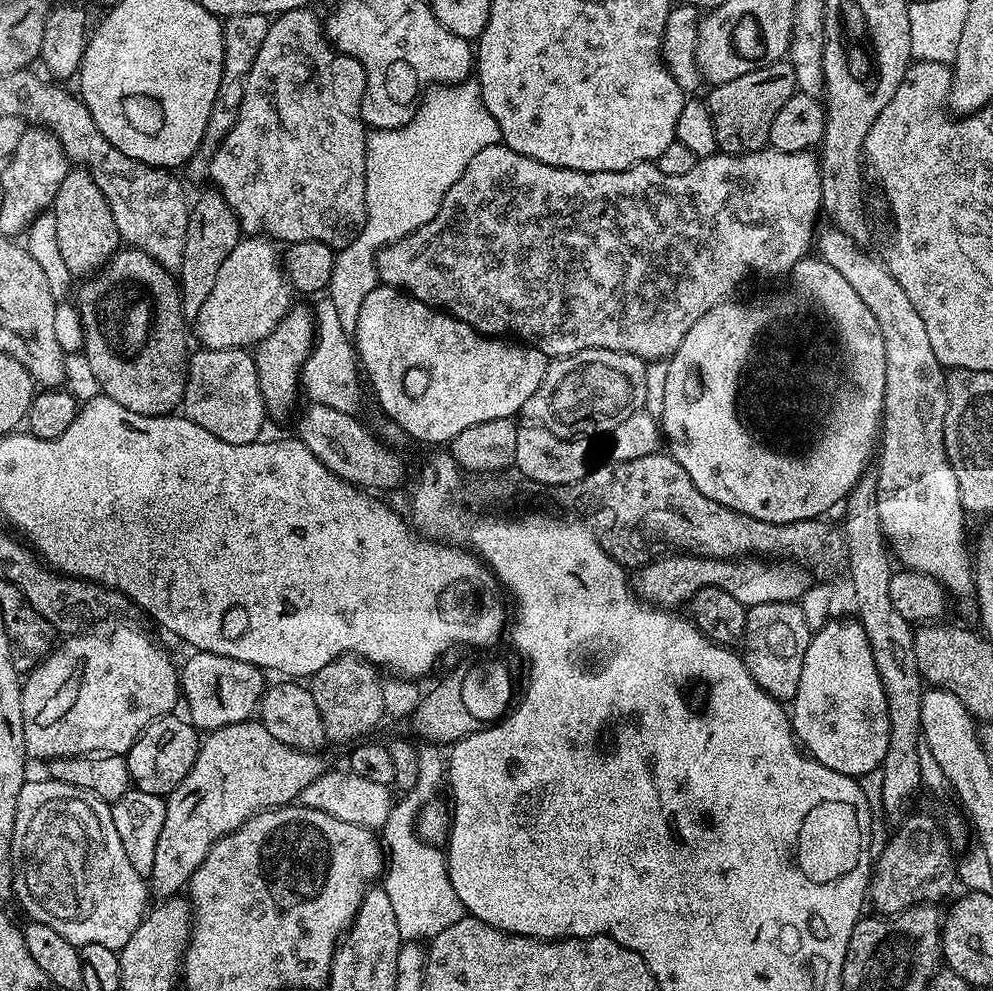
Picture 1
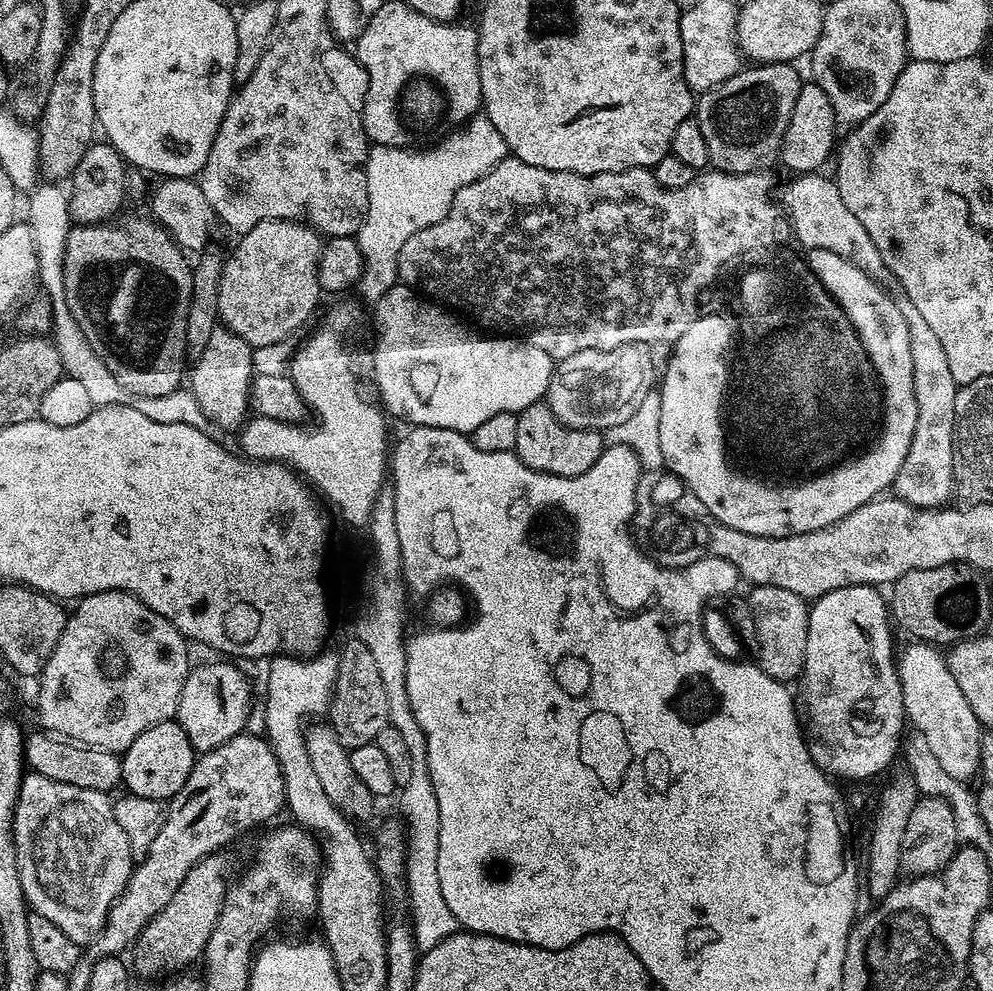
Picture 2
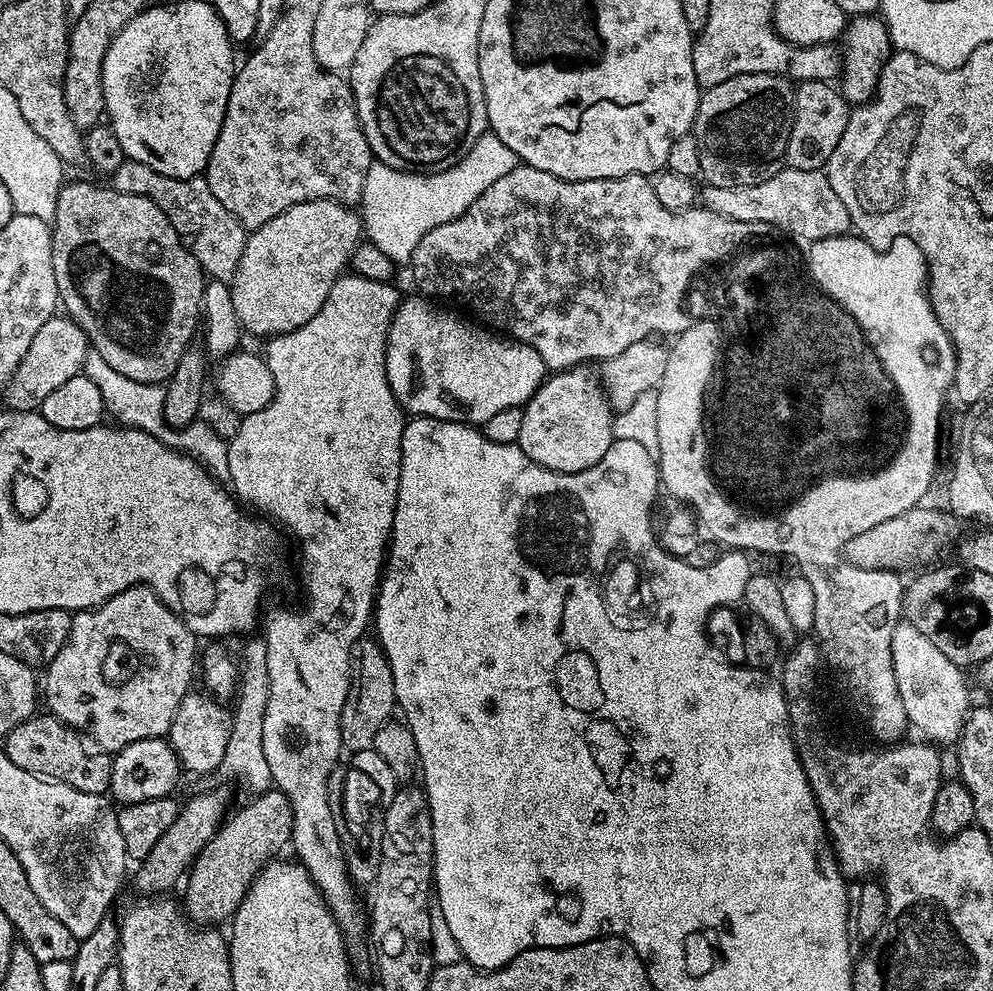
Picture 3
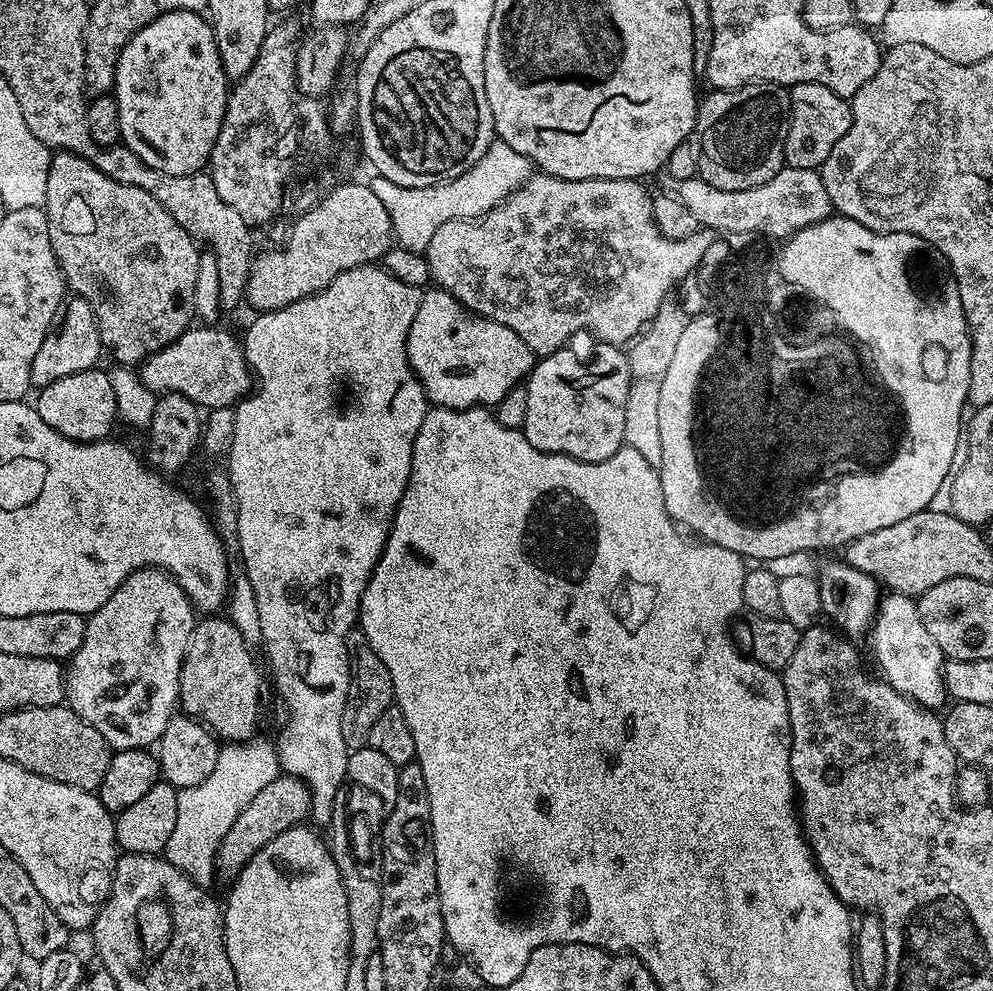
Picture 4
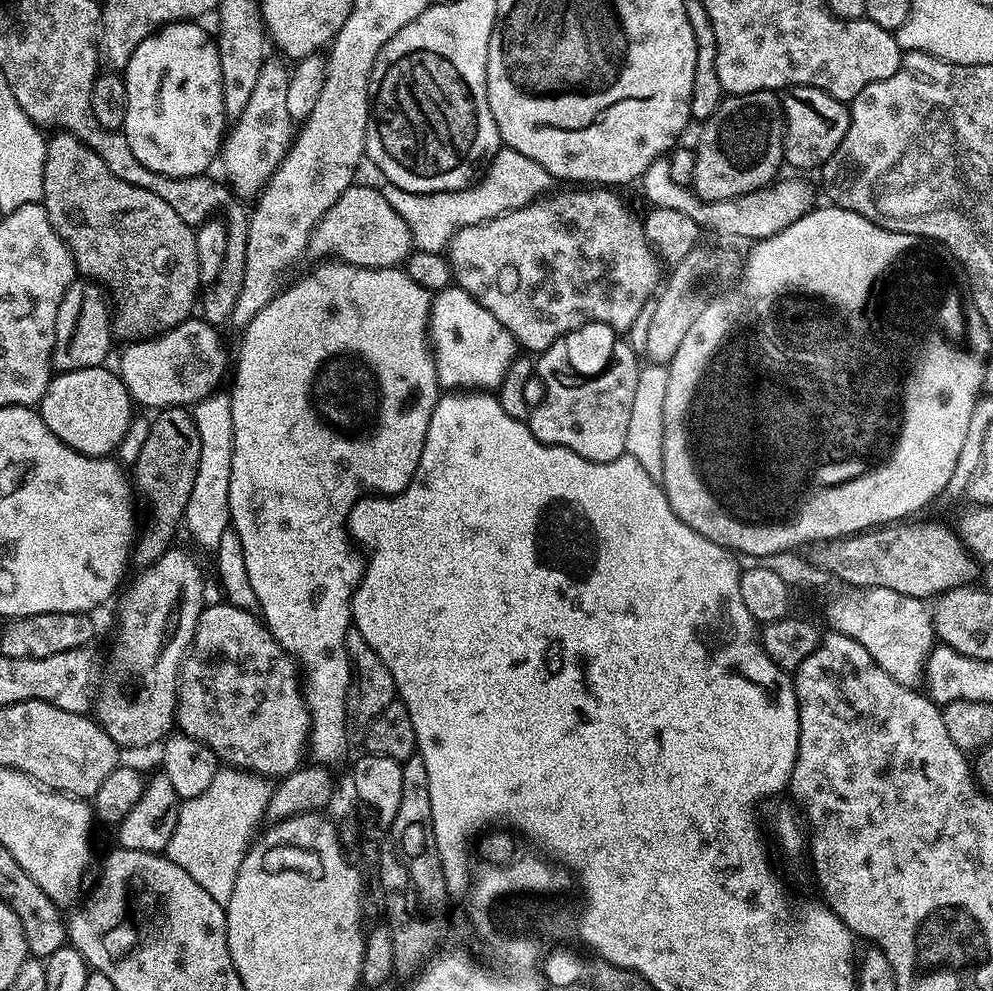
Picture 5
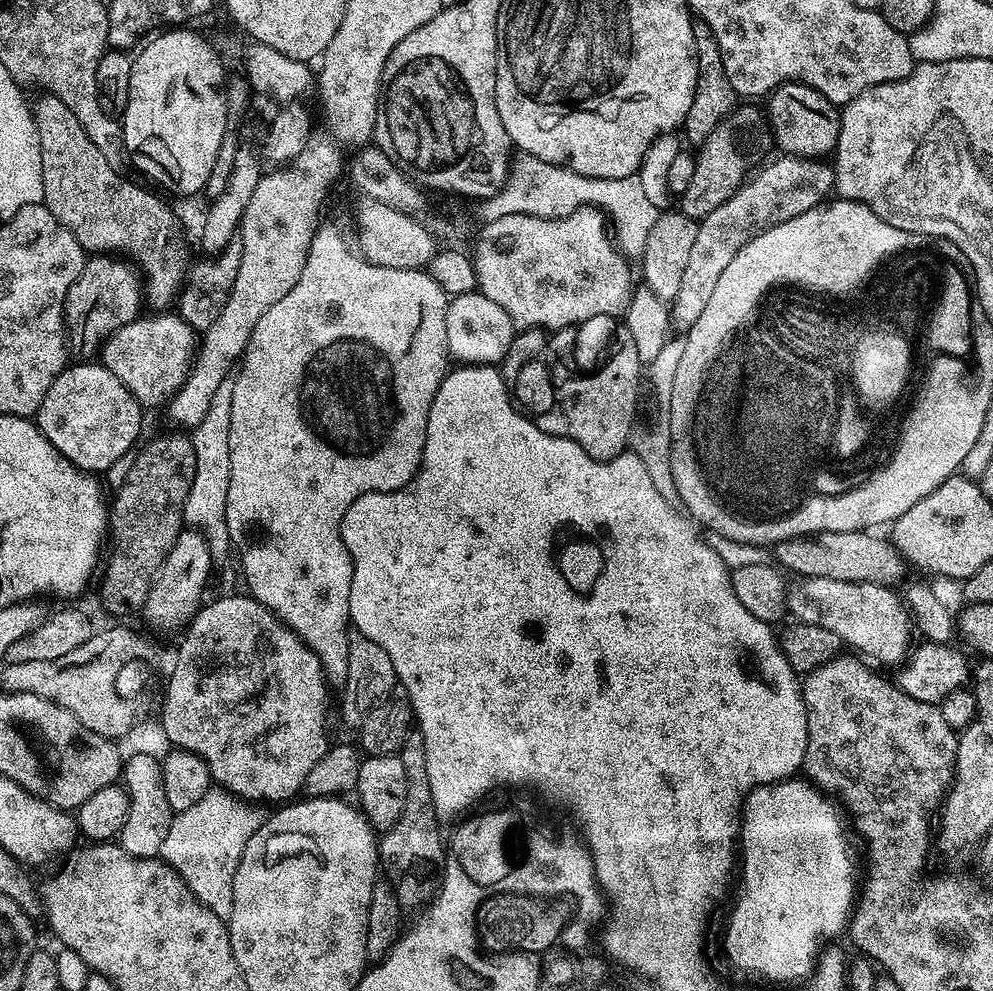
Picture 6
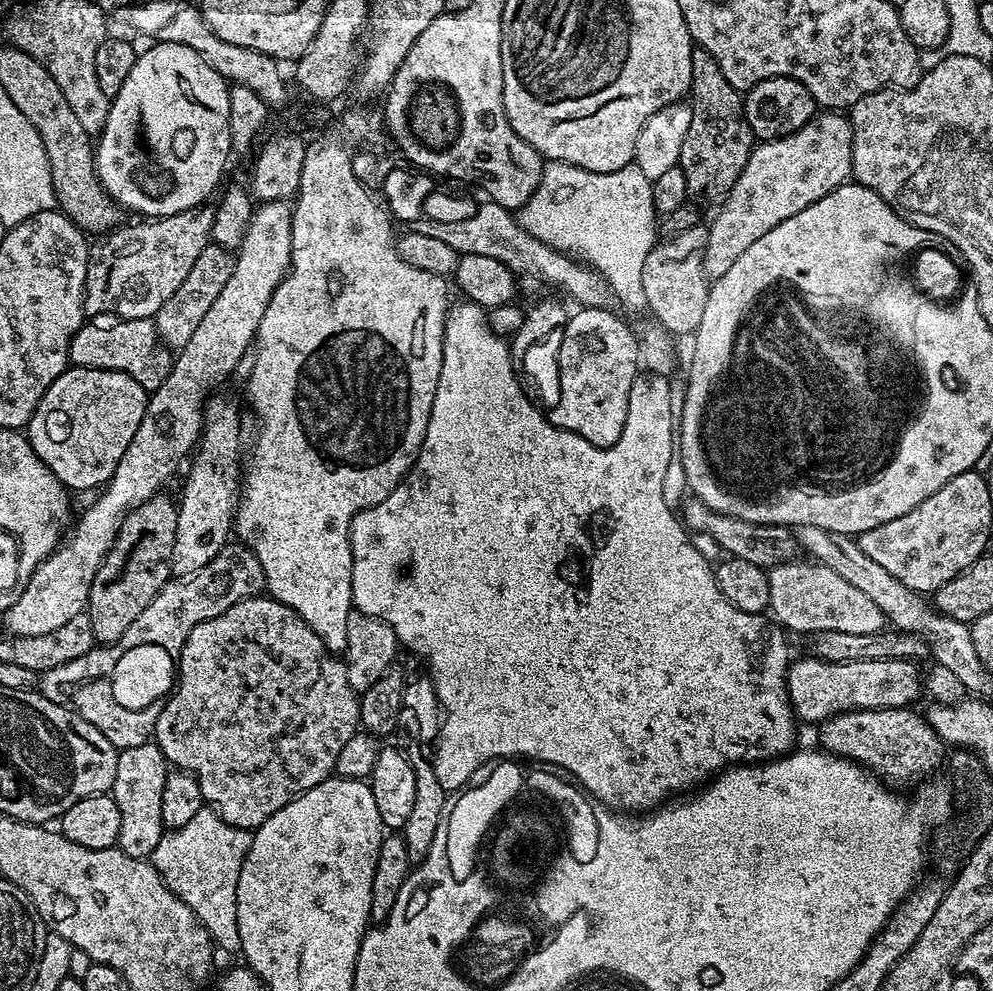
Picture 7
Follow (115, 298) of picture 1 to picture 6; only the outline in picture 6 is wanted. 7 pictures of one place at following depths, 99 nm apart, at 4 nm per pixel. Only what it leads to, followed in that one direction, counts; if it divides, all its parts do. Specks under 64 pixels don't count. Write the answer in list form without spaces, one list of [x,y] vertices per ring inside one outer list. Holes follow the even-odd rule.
[[[40,94],[31,110],[42,150],[42,203],[78,238],[85,253],[118,254],[123,249],[129,257],[134,256],[146,277],[147,299],[152,299],[157,309],[167,309],[167,304],[177,299],[190,267],[175,214],[154,193],[116,173],[62,98]]]

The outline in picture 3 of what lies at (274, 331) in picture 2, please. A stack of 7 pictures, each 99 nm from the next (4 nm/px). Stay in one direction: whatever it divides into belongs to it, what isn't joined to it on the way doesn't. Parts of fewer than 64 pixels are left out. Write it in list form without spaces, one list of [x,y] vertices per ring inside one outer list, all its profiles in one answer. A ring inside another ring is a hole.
[[[307,200],[290,206],[290,210],[282,210],[282,214],[270,218],[270,222],[253,228],[247,233],[242,258],[238,258],[238,270],[230,282],[234,314],[238,314],[241,329],[245,333],[253,332],[256,336],[264,336],[263,338],[281,336],[290,330],[298,330],[298,326],[306,326],[306,322],[310,322],[310,318],[314,318],[314,314],[318,314],[318,310],[322,310],[322,302],[326,302],[326,294],[330,294],[330,286],[334,286],[334,282],[339,280],[345,269],[349,267],[352,255],[355,254],[358,245],[362,243],[362,216],[359,211],[352,211],[356,210],[347,204],[338,203],[337,200]]]

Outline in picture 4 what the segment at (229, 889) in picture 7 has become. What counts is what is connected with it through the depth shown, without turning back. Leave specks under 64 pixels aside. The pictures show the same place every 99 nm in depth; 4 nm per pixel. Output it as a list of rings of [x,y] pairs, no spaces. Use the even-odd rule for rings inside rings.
[[[256,739],[225,743],[218,754],[214,774],[198,786],[177,791],[178,822],[174,824],[174,834],[170,834],[170,842],[166,842],[162,856],[195,884],[211,885],[211,880],[218,876],[216,855],[226,834],[230,834],[230,828],[254,798],[282,774],[275,745],[270,740]]]

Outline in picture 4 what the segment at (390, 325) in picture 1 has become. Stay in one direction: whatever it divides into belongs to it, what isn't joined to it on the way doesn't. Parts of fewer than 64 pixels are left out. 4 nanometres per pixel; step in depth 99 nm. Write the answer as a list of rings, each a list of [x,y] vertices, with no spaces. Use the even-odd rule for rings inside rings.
[[[432,286],[421,295],[418,314],[414,314],[414,322],[410,326],[408,361],[435,407],[459,410],[495,406],[502,398],[506,398],[508,391],[517,387],[531,372],[534,354],[530,346],[526,346],[526,342],[522,342],[522,338],[514,334],[514,330],[468,311],[445,288]]]

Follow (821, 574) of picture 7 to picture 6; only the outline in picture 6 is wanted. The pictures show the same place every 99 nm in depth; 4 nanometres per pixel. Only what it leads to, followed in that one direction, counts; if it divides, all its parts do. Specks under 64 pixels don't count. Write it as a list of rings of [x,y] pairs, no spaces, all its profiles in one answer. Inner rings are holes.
[[[805,576],[795,581],[796,585],[789,587],[786,592],[786,608],[793,616],[793,621],[810,626],[823,626],[826,630],[834,630],[838,638],[842,638],[849,649],[855,650],[861,657],[873,656],[884,664],[897,665],[907,657],[910,651],[908,639],[914,636],[914,628],[910,623],[910,617],[901,602],[888,590],[883,583],[863,584],[862,582],[846,582],[834,578],[814,578]]]

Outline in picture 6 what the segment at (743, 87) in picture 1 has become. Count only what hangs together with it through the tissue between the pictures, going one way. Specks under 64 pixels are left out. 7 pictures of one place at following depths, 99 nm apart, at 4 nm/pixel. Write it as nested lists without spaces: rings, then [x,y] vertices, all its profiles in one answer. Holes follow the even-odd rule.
[[[744,102],[733,108],[731,114],[706,137],[703,144],[699,145],[695,153],[696,165],[690,186],[686,186],[684,193],[678,197],[678,210],[691,220],[702,221],[706,218],[706,214],[710,214],[710,210],[718,210],[718,206],[722,206],[726,198],[733,196],[739,190],[740,185],[748,179],[753,169],[769,155],[767,152],[768,144],[770,148],[770,130],[766,125],[766,118],[761,109],[759,112],[752,104],[755,103]]]

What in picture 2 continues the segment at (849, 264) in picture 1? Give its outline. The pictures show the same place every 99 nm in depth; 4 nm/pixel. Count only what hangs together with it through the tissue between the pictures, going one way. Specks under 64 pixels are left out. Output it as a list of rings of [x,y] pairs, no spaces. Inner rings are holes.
[[[796,174],[792,181],[778,192],[778,204],[788,217],[791,235],[796,236],[804,250],[821,248],[830,250],[830,254],[838,254],[838,258],[846,258],[846,262],[854,262],[858,270],[872,277],[877,282],[891,281],[892,271],[886,266],[878,246],[874,246],[874,238],[866,234],[862,222],[854,218],[854,214],[842,202],[842,194],[838,194],[835,179],[824,177],[824,174]],[[784,207],[784,208],[783,208]],[[900,298],[896,300],[896,305],[910,330],[916,425],[910,450],[900,463],[900,472],[894,481],[895,495],[916,508],[943,508],[954,496],[954,398],[958,386],[954,382],[954,374],[950,374],[950,366],[946,366],[942,342],[938,342],[938,337],[923,320],[922,314],[914,310],[914,302]]]

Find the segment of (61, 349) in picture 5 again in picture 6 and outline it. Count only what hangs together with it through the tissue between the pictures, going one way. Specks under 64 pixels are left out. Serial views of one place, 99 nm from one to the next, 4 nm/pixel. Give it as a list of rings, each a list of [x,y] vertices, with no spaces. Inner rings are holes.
[[[116,254],[89,255],[82,266],[82,274],[74,278],[66,294],[64,323],[71,351],[80,355],[77,357],[95,357],[108,336],[141,315],[140,299],[143,301],[146,296],[141,273],[127,259],[119,259],[124,258]]]

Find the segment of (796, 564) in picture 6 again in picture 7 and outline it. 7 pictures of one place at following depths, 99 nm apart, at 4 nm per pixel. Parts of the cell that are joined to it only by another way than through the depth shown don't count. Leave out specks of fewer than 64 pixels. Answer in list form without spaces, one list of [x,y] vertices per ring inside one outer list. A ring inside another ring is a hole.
[[[695,498],[685,499],[678,516],[689,533],[710,534],[710,538],[718,542],[721,553],[742,558],[746,562],[754,562],[754,566],[765,570],[797,559],[802,552],[795,533],[789,527],[778,524],[751,524],[742,518],[730,518],[727,512],[718,514],[709,505]]]

